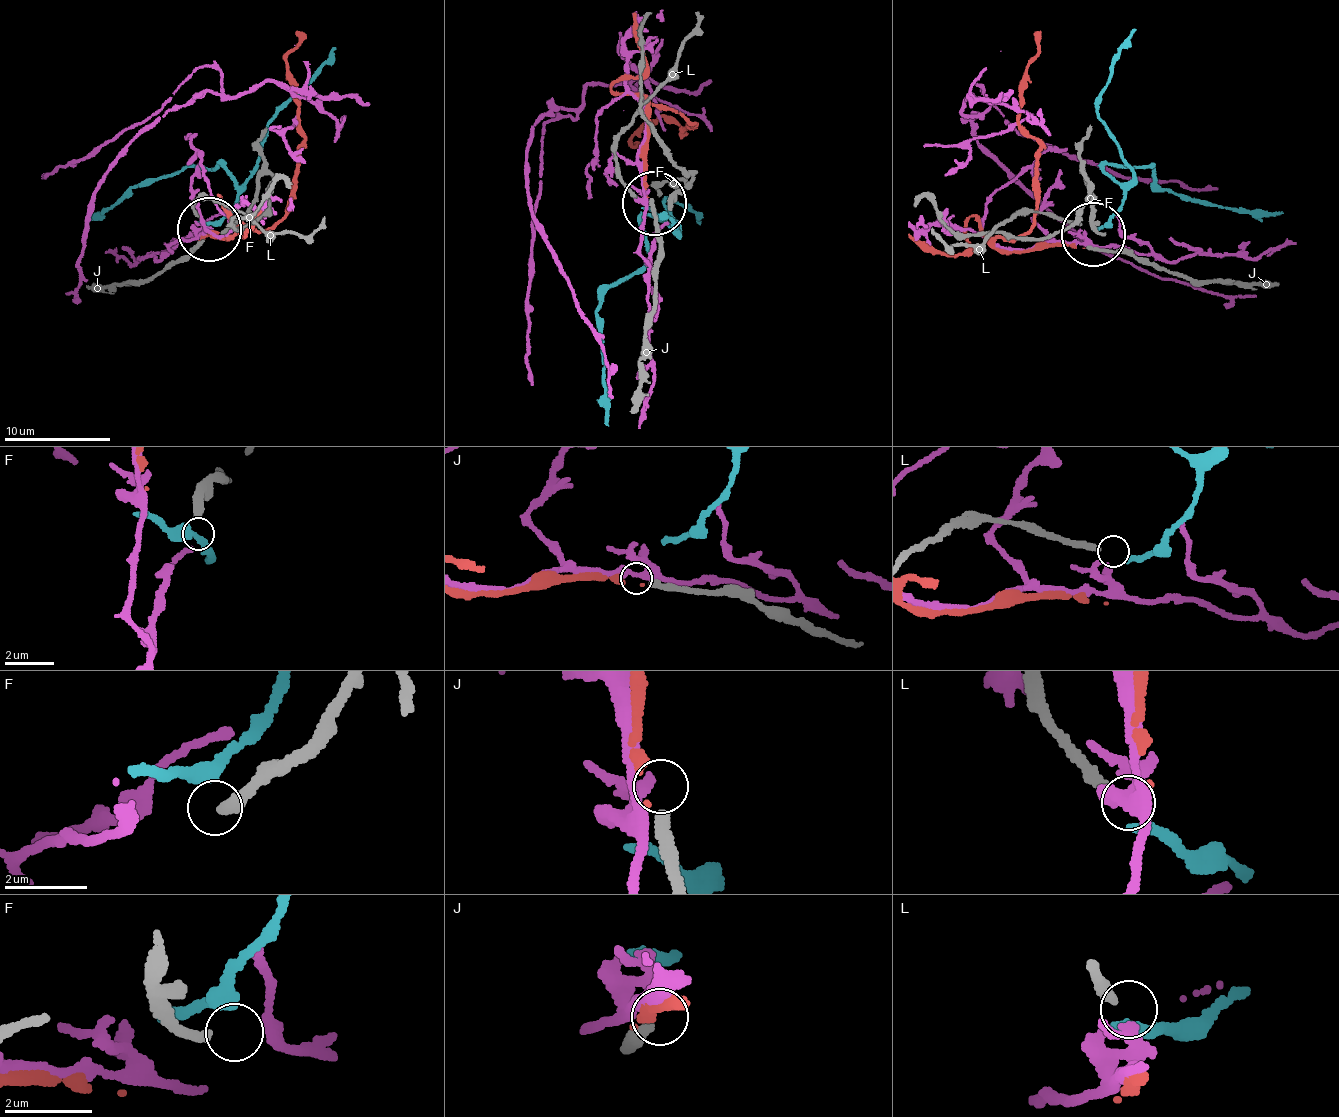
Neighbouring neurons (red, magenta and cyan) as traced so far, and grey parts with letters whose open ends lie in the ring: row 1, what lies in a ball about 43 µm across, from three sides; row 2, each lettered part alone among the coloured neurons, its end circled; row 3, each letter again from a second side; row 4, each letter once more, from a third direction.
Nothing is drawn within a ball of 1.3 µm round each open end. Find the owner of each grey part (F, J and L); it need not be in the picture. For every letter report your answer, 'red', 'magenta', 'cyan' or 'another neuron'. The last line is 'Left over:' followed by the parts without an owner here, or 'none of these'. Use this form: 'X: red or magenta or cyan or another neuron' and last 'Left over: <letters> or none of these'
F: another neuron
J: another neuron
L: cyan
Left over: F, J

